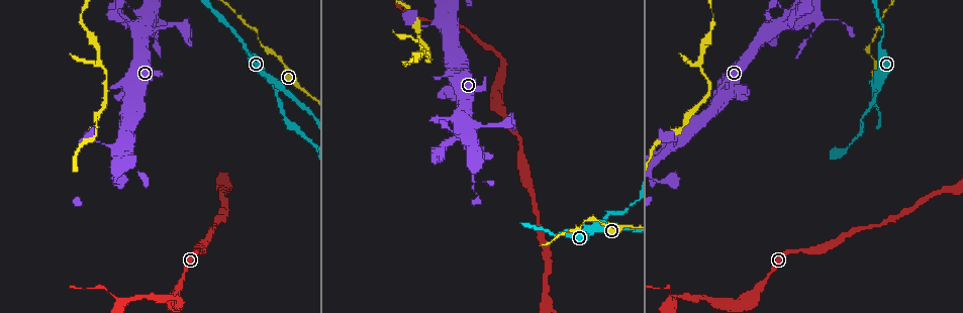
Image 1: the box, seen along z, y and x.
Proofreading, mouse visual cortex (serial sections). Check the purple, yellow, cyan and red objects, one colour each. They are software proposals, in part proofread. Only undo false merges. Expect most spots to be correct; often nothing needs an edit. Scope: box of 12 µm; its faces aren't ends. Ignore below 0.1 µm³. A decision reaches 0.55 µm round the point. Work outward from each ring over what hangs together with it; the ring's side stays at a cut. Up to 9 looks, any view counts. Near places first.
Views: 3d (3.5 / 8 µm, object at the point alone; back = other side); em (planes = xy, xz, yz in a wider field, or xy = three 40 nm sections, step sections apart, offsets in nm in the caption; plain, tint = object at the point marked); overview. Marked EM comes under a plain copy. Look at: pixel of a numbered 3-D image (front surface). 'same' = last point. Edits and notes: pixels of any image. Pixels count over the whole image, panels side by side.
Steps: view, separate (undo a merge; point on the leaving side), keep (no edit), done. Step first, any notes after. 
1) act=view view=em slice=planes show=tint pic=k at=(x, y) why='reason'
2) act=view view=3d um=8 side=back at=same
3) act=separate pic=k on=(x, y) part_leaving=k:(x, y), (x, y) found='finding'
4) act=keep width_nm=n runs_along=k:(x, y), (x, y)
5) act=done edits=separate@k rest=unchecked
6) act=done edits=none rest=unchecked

act=view view=3d um=8 pic=1 at=(779, 25) why='thin arm on a thick one'

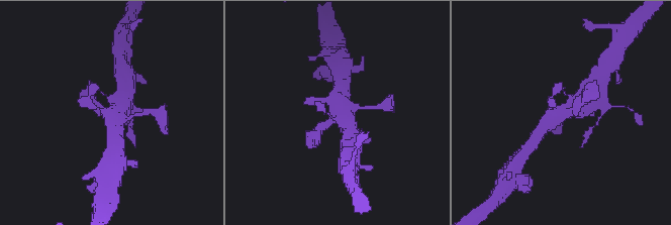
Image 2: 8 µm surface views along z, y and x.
act=view view=em slice=xy step=2 show=tint pic=2 at=(341, 113)

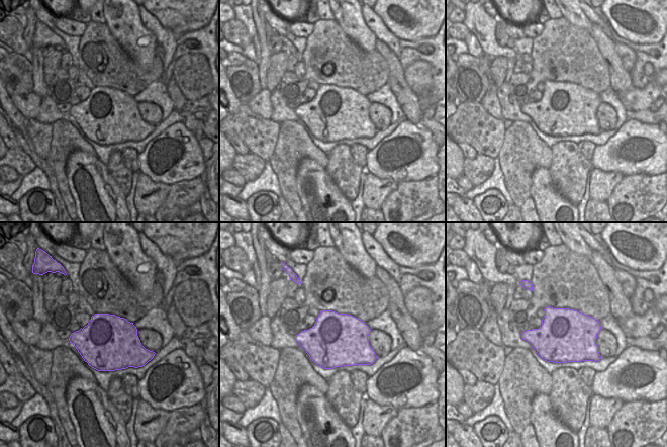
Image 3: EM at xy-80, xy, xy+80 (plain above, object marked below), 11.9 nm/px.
act=keep runs_along=2:(536, 139), (553, 118), (578, 104) found='all the same cell'

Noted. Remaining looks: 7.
act=view view=3d um=3.5 pic=1 at=(595, 230)

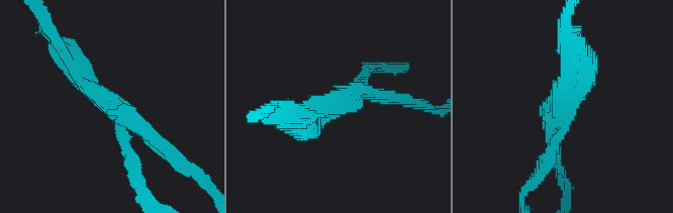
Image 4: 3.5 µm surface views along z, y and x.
act=view view=em slice=planes show=tint pic=4 at=(115, 110) arms=3 arm_widths_nm=200,200,350 why='need the tissue'

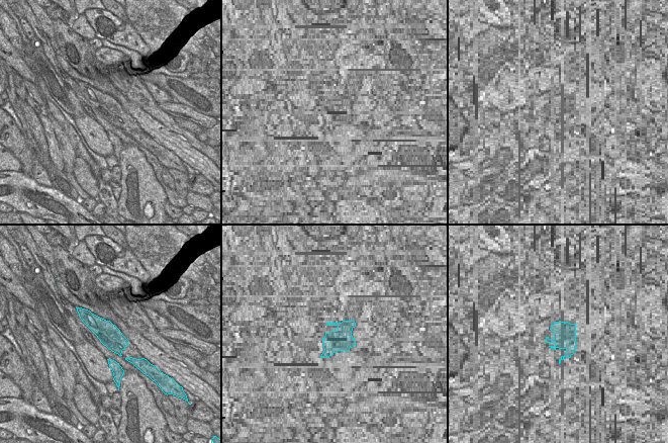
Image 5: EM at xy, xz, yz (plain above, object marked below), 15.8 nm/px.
act=separate pic=4 on=(168, 146) found='a second cell is stuck on'

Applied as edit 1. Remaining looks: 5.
act=view view=3d um=3.5 pic=1 at=(96, 142) why='thin neck'

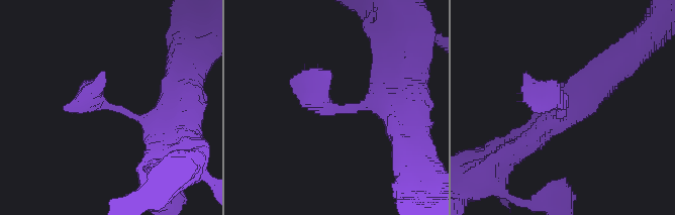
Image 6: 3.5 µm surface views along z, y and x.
act=view view=em slice=xy step=2 show=tint pic=6 at=(109, 106)

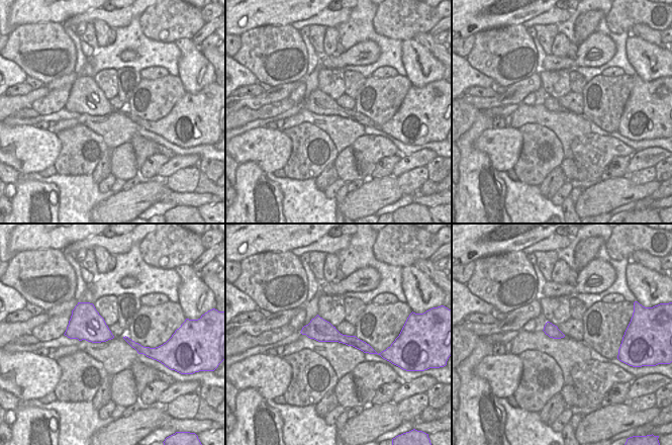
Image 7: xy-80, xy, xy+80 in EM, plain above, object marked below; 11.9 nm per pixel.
act=keep runs_along=6:(408, 112), (330, 109), (330, 73) found='all the same cell'

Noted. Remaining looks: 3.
act=view view=3d um=3.5 pic=1 at=(429, 19) why='a narrow waist'

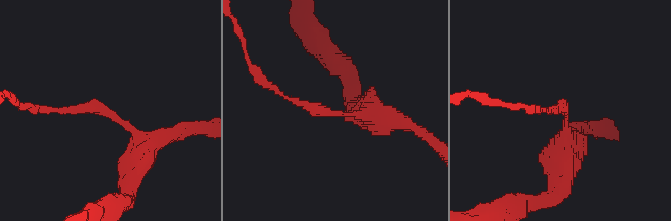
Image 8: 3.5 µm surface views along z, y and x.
act=view view=em slice=xy step=3 show=tint pic=8 at=(564, 118) arm_widths_nm=150,300 why='shape alone is not enough'

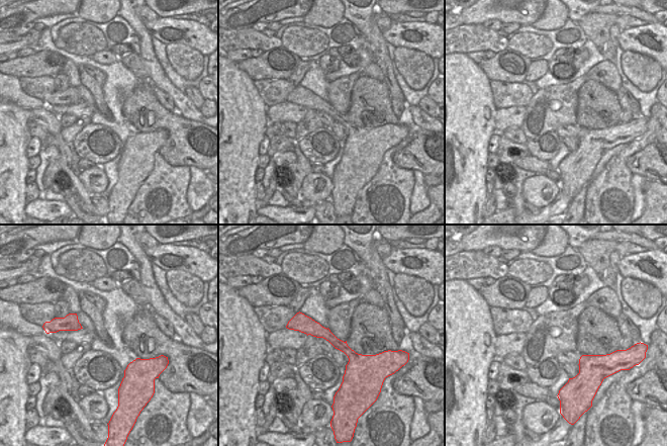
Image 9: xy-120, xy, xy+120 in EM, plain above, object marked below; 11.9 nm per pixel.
act=keep runs_along=9:(299, 315), (352, 356), (348, 378) found='continuous, no second cell'

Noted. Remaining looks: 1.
act=done edits=separate@4 rest=unchecked

